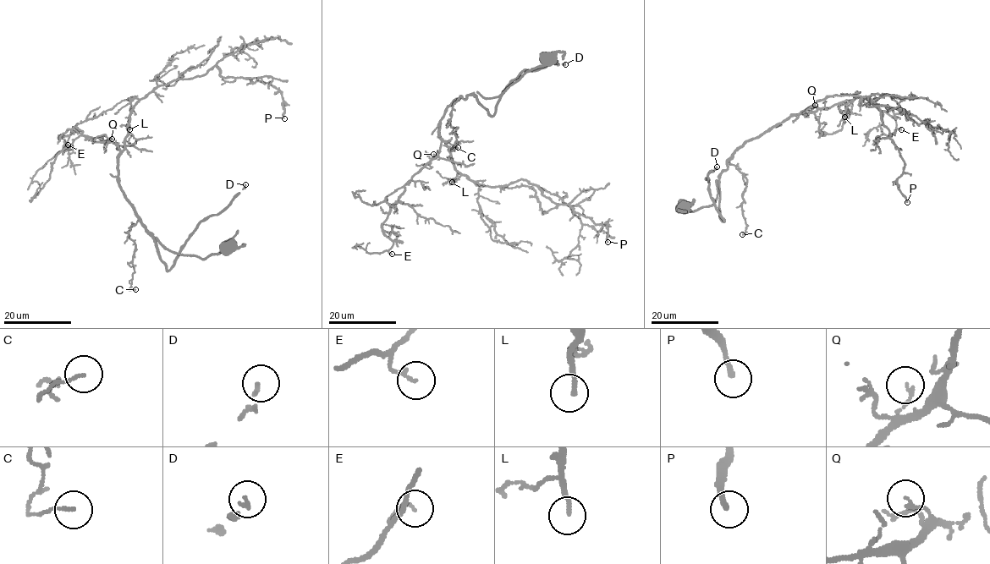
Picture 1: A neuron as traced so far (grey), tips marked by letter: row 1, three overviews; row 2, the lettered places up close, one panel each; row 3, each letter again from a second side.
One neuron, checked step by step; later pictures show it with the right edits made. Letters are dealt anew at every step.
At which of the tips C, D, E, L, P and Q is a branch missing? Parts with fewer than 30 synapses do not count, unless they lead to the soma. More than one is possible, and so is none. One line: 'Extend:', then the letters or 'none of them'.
Extend: D, L

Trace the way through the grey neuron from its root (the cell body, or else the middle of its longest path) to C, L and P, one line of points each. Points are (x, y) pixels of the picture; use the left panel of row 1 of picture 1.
C: (225, 246), (203, 259), (178, 254), (168, 271), (138, 220), (128, 232), (135, 245), (129, 289), (135, 289)
L: (225, 246), (203, 259), (178, 254), (167, 270), (119, 185), (118, 157), (136, 98), (129, 129)
P: (225, 246), (203, 259), (178, 254), (167, 270), (119, 185), (132, 107), (214, 66), (275, 87), (284, 118)

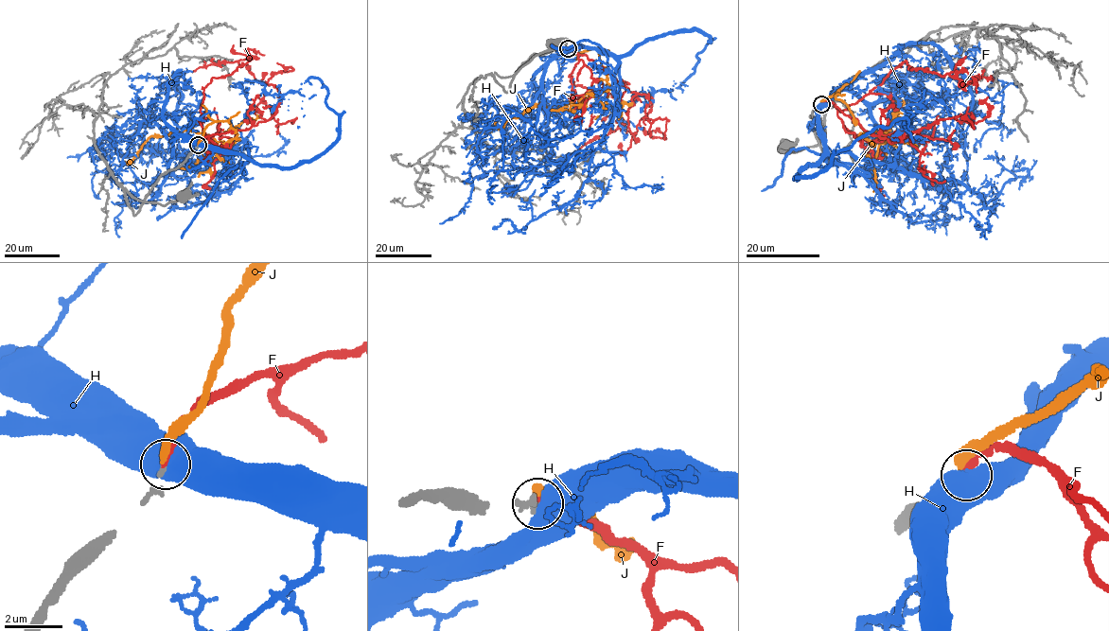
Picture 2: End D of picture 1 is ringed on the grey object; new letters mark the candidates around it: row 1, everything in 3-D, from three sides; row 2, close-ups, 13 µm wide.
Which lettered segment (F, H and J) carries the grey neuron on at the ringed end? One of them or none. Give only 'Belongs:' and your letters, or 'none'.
Belongs: F

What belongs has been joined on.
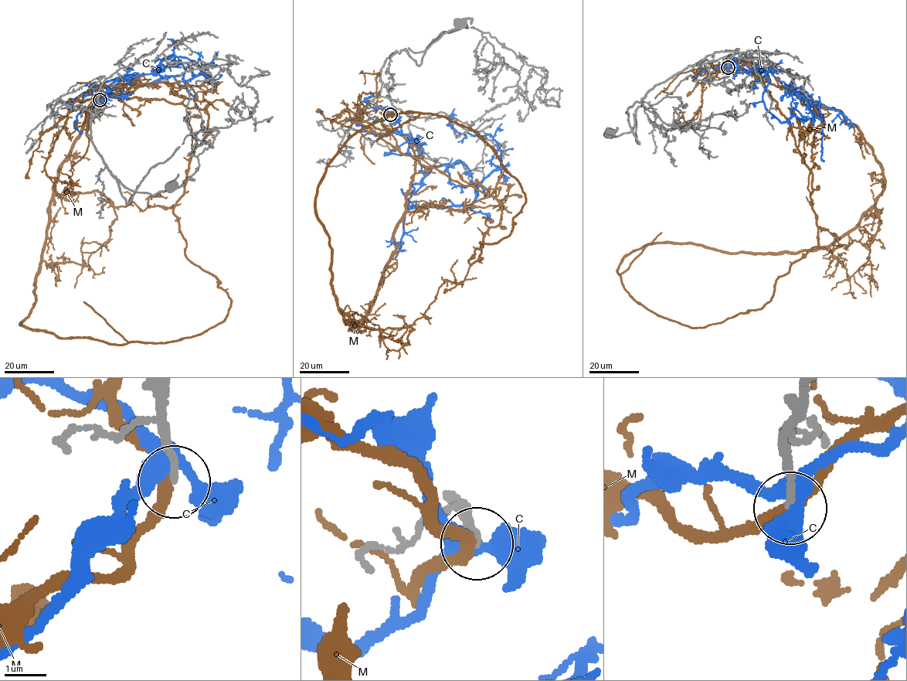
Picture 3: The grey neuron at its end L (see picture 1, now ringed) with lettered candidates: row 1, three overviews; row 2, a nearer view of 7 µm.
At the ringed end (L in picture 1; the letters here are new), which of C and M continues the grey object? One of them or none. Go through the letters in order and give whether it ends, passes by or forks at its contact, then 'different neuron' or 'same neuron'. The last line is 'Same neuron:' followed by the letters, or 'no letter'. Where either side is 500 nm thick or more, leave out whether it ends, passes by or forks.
C: it forks there; different neuron
M: it passes by; different neuron
Same neuron: no letter

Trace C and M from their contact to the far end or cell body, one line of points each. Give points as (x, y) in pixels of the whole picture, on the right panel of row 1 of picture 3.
C: (728, 66), (741, 61), (802, 86), (821, 120), (780, 122), (762, 100), (766, 73), (737, 72)
M: (728, 67), (839, 110), (882, 193), (819, 248), (657, 242), (618, 274), (661, 233)

